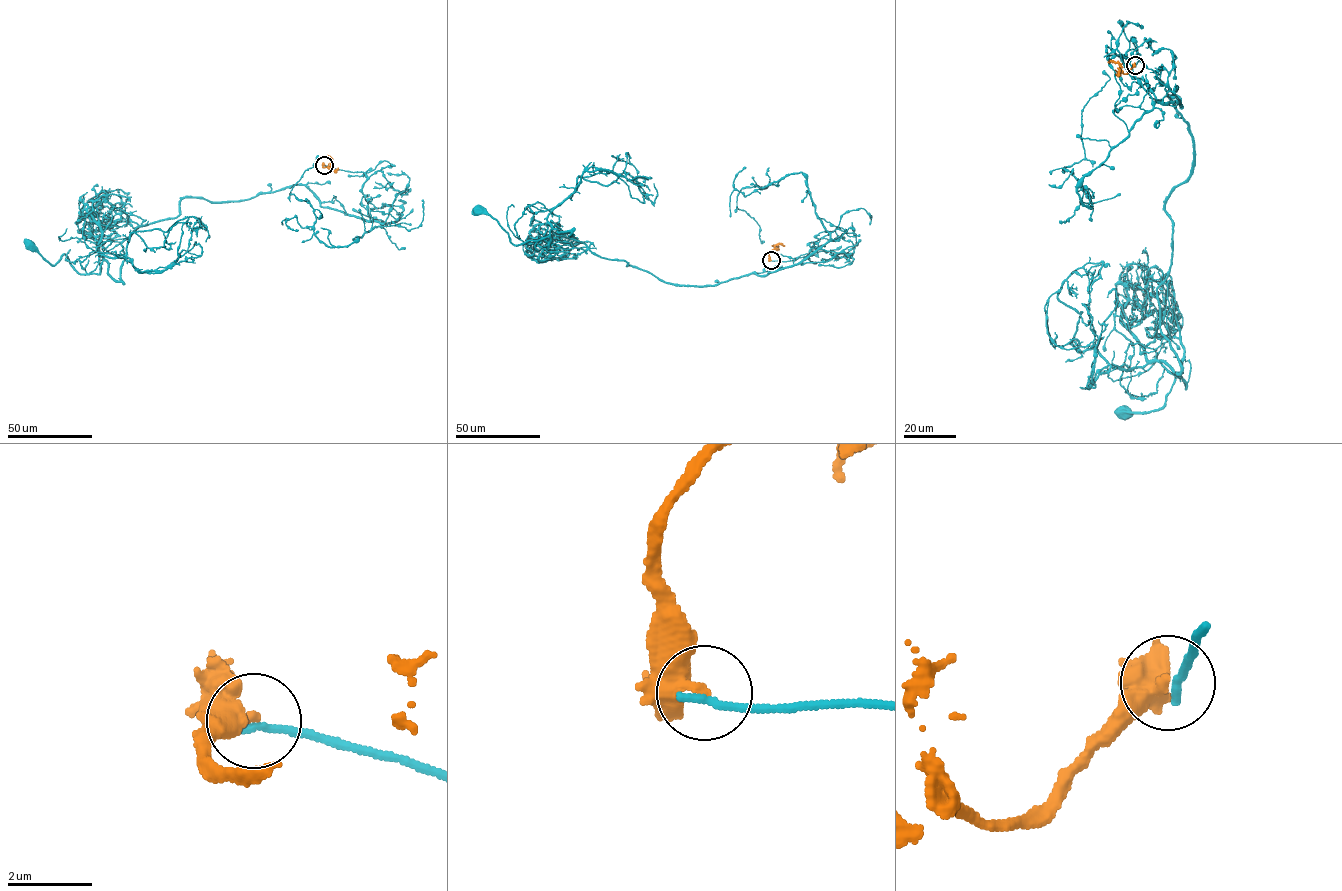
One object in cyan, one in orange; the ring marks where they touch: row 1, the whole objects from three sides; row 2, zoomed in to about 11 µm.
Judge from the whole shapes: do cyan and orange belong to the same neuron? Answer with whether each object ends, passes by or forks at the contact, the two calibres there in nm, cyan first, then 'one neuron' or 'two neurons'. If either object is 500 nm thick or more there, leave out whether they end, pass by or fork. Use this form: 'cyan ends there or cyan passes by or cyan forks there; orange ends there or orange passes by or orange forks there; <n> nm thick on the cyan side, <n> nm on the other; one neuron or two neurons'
cyan ends there; orange ends there; 200 nm thick on the cyan side, 340 nm on the other; two neurons

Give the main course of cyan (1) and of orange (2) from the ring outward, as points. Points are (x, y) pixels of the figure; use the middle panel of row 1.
1: (770, 260), (818, 248), (763, 276), (679, 285), (589, 250), (548, 251), (548, 237), (513, 245), (477, 210)
2: (770, 260), (769, 253), (778, 249), (772, 245)

